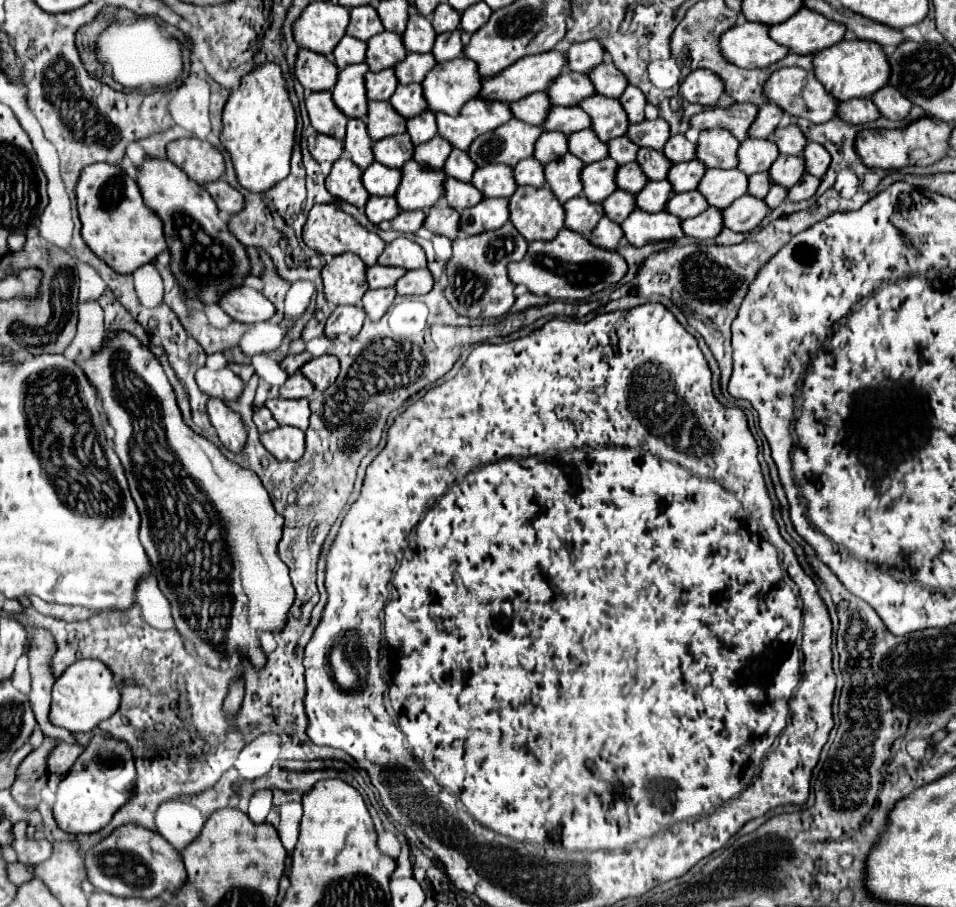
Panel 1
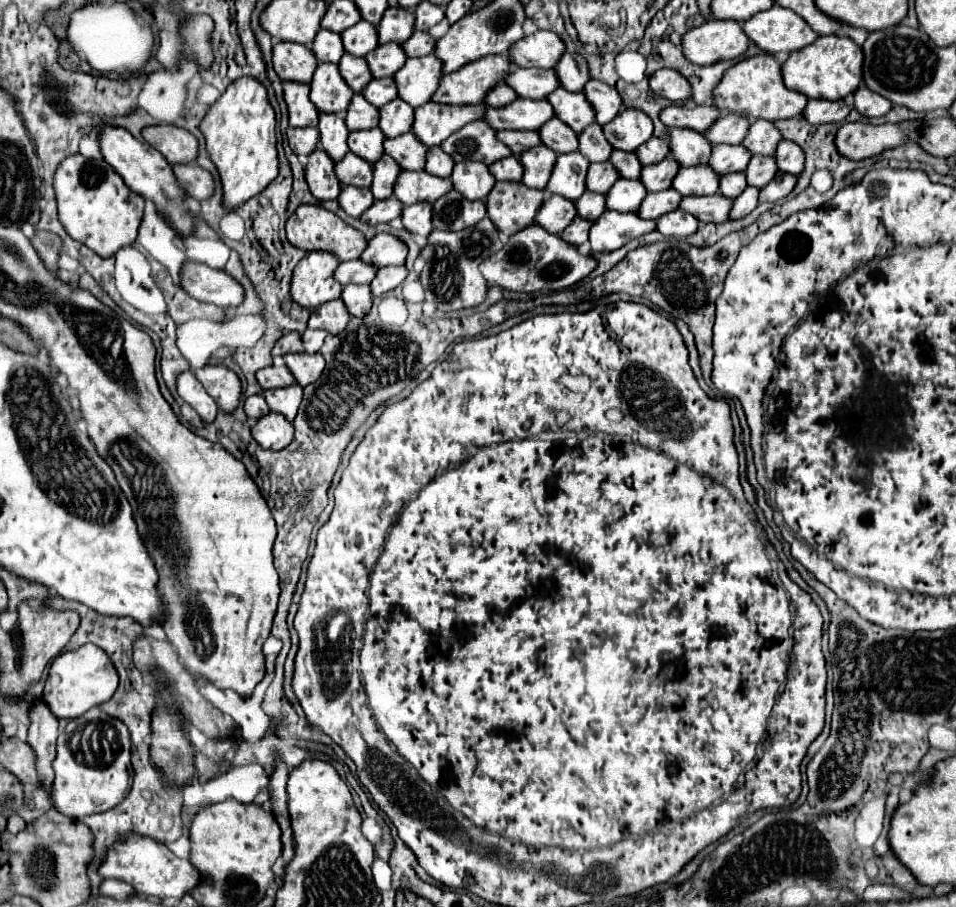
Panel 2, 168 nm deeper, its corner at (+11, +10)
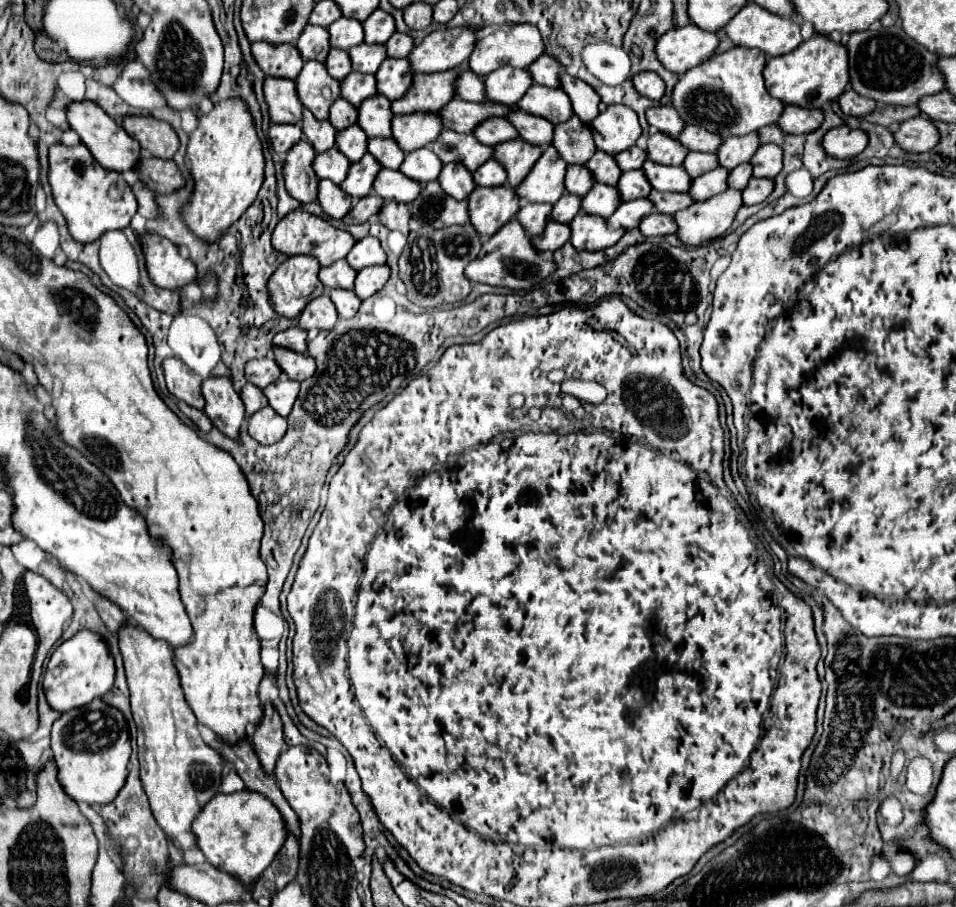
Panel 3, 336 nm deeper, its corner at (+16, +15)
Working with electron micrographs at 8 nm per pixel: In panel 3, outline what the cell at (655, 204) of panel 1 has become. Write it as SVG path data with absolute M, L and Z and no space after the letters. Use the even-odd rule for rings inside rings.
M594 183L586 197L582 197L582 211L608 219L620 207L620 203L620 191L616 187Z

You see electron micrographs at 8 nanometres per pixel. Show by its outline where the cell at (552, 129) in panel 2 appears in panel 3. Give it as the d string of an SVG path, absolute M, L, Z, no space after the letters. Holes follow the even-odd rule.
M514 111L510 113L508 121L518 129L520 137L532 145L552 145L552 123L544 121L542 117L524 113L524 111Z

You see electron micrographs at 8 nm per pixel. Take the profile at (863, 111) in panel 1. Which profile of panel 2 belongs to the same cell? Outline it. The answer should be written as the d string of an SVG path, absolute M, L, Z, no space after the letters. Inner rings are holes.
M809 100L805 110L803 110L803 118L813 124L829 124L829 122L843 122L847 118L851 110L845 106L843 100L837 102L825 102L825 100Z

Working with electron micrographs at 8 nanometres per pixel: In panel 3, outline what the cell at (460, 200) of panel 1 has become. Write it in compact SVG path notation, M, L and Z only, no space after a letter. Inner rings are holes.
M382 169L374 181L372 193L386 201L402 201L412 203L424 185L420 181L412 181L410 177L404 177L400 171Z

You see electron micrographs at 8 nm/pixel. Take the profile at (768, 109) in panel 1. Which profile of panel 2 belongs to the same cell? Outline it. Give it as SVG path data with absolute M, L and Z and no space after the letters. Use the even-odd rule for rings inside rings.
M733 114L733 118L717 118L707 130L705 130L705 138L711 146L715 144L741 144L741 138L745 138L745 130L749 130L751 122L745 122L745 118L737 118L737 114Z

